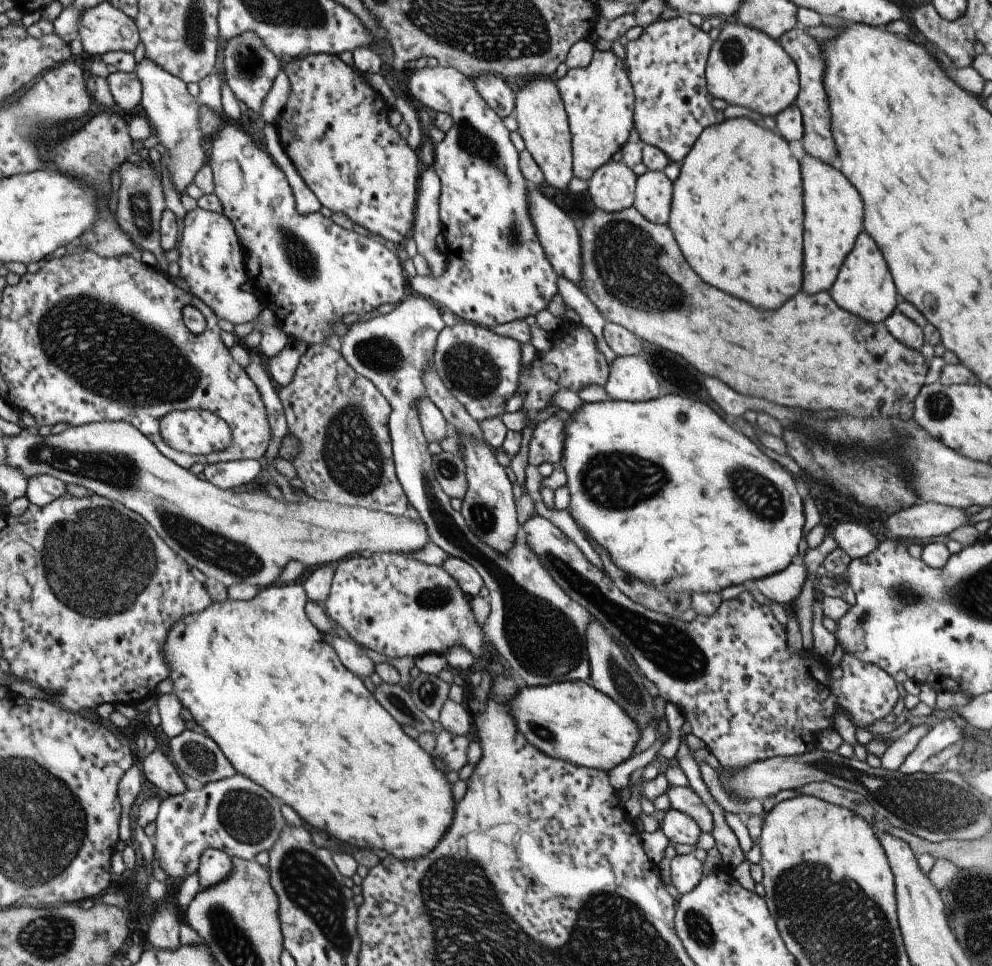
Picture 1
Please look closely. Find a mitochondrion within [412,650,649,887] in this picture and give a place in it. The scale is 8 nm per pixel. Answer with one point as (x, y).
(427, 694)

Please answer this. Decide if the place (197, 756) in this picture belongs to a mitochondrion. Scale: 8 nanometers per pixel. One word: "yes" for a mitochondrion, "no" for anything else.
yes

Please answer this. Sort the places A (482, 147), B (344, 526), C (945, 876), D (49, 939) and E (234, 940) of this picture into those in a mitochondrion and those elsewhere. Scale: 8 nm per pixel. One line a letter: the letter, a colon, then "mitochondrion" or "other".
A: mitochondrion
B: other
C: other
D: mitochondrion
E: mitochondrion

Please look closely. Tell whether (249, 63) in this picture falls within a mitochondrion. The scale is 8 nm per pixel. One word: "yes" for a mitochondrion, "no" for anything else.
yes

